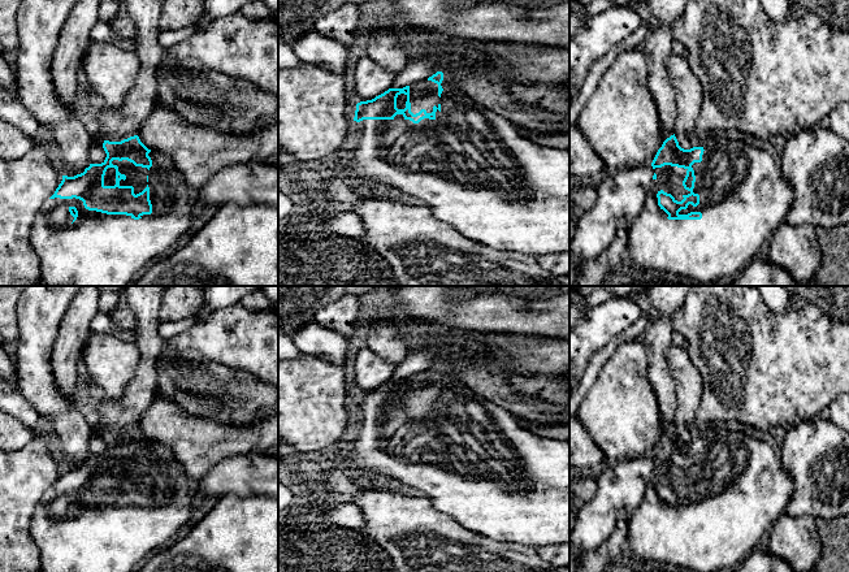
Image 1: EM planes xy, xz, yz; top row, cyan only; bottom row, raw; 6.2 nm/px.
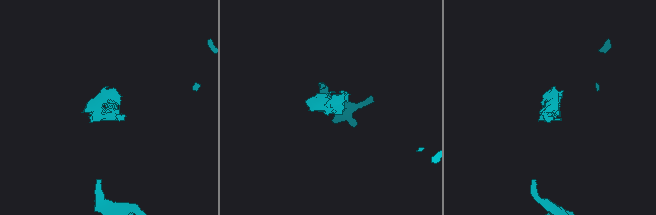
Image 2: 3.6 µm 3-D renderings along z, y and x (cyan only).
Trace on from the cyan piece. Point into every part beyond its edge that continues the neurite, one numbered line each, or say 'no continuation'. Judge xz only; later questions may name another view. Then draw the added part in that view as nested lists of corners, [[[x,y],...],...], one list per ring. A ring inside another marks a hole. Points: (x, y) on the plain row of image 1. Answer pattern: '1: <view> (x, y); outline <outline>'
1: xz (471, 458); outline [[[443,364],[441,374],[443,382],[438,385],[438,376],[432,372],[421,372],[410,377],[410,394],[413,406],[425,400],[426,404],[433,403],[433,398],[441,400],[436,403],[436,410],[424,410],[419,415],[406,411],[403,406],[397,406],[393,411],[363,411],[355,413],[361,422],[358,437],[351,442],[347,452],[346,468],[355,471],[358,474],[374,472],[376,474],[387,476],[404,482],[406,485],[421,490],[432,502],[433,507],[456,520],[465,529],[486,536],[493,541],[511,542],[514,545],[532,546],[540,549],[549,545],[569,545],[569,442],[551,441],[540,437],[536,433],[521,426],[508,411],[501,406],[477,395],[462,380],[458,365]]]

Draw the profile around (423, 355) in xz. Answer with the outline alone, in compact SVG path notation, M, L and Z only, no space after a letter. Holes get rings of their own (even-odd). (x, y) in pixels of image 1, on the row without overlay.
M434 335L424 342L413 343L404 360L397 367L390 380L403 380L416 373L421 373L438 363L437 344Z

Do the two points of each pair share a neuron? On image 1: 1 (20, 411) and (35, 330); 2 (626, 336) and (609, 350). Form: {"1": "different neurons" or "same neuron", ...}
{"1": "different neurons", "2": "same neuron"}

